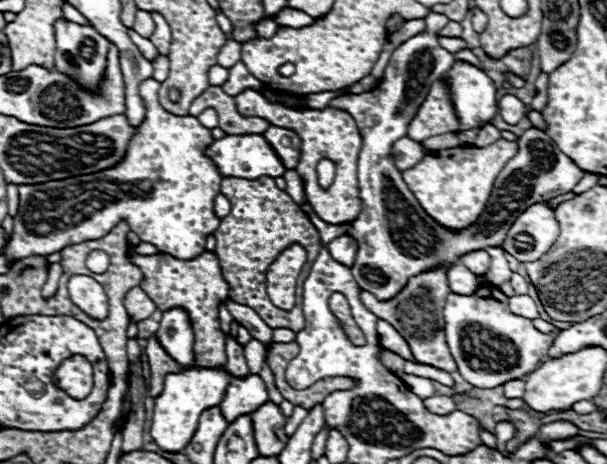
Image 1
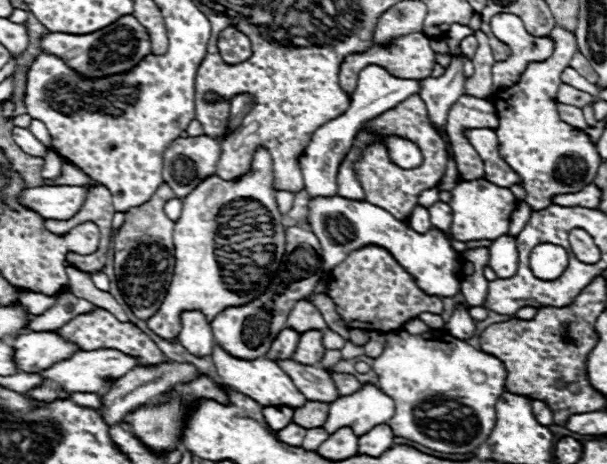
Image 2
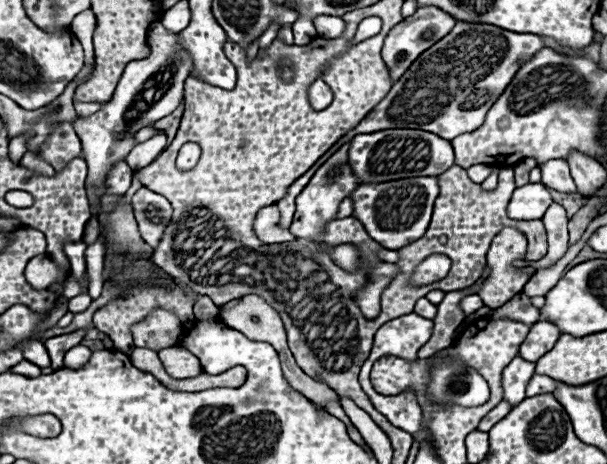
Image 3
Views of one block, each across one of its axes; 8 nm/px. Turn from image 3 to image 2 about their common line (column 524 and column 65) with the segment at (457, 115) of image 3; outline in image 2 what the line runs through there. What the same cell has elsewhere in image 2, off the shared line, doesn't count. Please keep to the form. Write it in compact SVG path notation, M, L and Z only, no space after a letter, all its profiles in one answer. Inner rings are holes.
M132 14L122 16L114 24L102 28L100 32L90 32L86 36L66 36L66 34L50 32L42 40L42 48L44 52L50 52L62 58L70 68L74 68L82 76L90 76L90 78L126 72L132 66L136 66L146 54L152 52L146 28Z

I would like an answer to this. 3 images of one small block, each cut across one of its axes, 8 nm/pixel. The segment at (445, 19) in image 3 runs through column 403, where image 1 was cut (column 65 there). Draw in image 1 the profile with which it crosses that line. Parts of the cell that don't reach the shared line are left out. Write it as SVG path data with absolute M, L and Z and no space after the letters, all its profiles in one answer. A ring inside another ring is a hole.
M58 20L54 26L54 38L56 38L56 68L60 72L66 72L78 86L82 86L88 92L98 92L100 80L106 74L106 54L110 48L110 42L96 32L92 26L80 26L68 20Z

